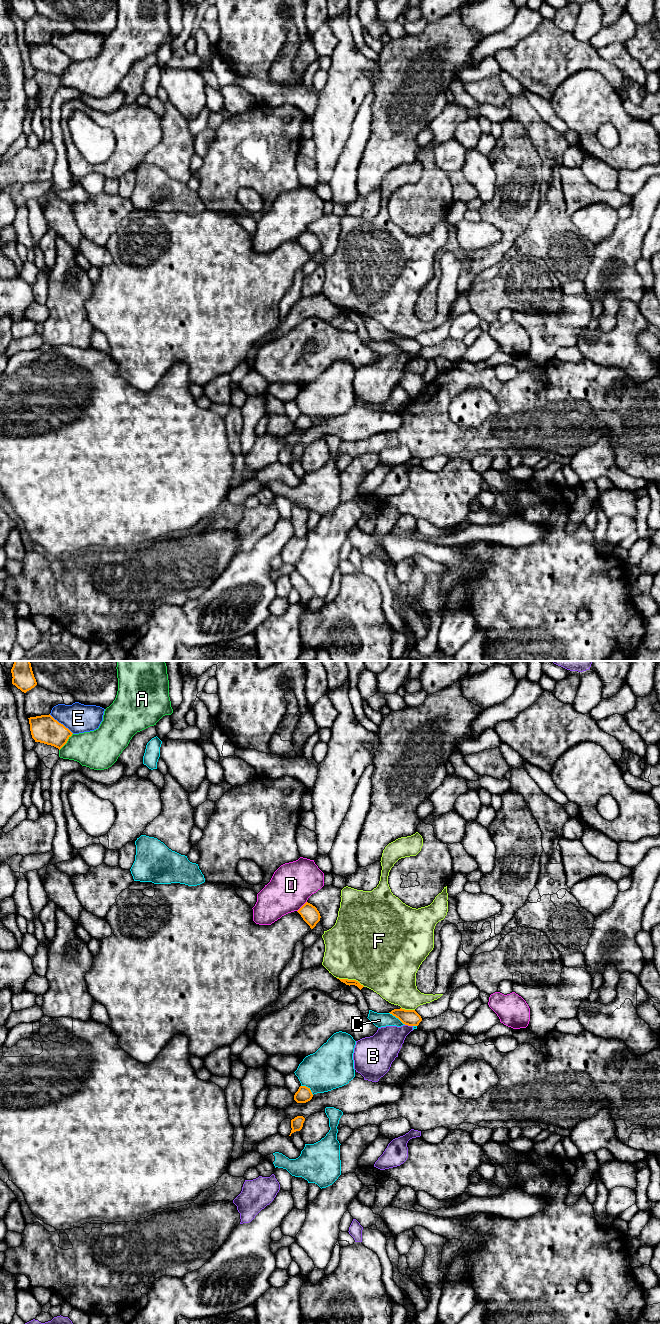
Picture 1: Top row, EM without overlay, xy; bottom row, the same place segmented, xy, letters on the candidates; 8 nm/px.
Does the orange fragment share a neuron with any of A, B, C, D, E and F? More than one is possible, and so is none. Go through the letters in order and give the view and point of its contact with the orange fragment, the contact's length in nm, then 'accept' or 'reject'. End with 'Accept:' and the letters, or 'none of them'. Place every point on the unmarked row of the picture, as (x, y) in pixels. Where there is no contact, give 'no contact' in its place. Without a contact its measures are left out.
A: meets orange in xy at (66, 70); contact 180 nm long; reject
B: meets orange in xy at (409, 353); contact 70 nm long; reject
C: meets orange in xy at (397, 345); contact 170 nm long; reject
D: meets orange in xy at (302, 234); contact 120 nm long; reject
E: meets orange in xy at (60, 51); contact 260 nm long; reject
F: meets orange in xy at (351, 308); contact 240 nm long; reject
Accept: none of them

